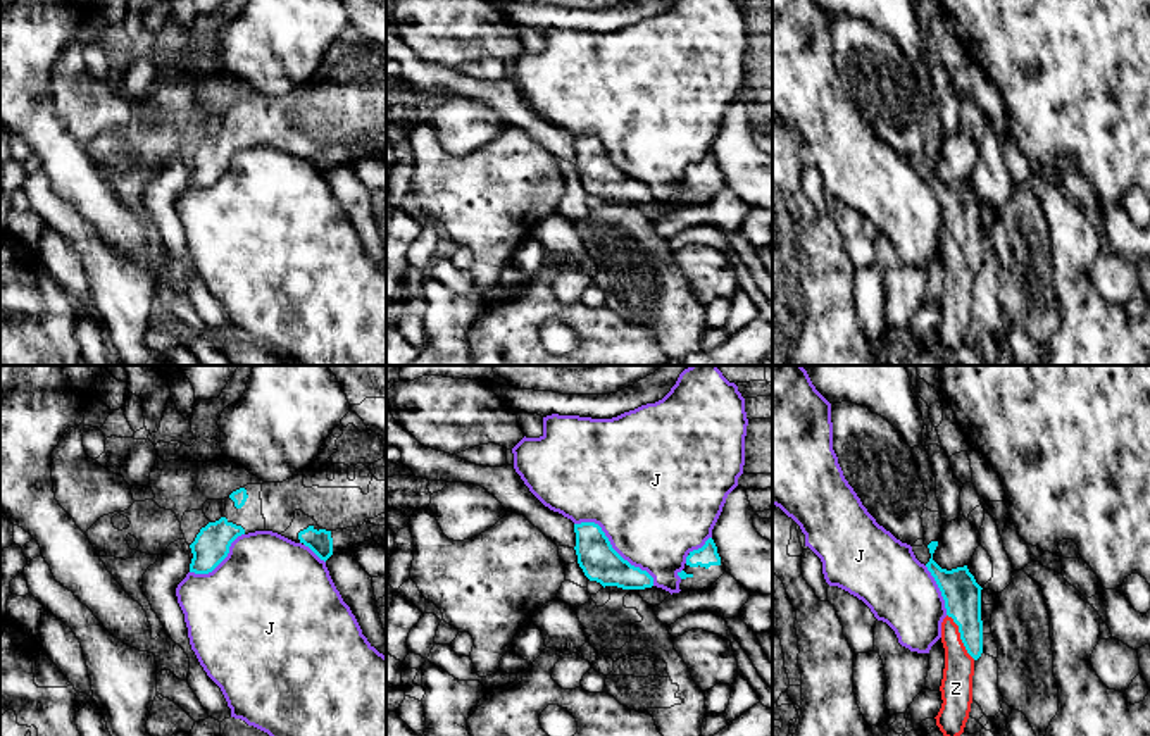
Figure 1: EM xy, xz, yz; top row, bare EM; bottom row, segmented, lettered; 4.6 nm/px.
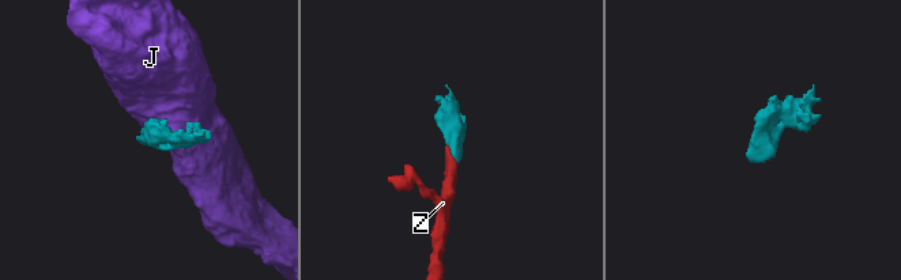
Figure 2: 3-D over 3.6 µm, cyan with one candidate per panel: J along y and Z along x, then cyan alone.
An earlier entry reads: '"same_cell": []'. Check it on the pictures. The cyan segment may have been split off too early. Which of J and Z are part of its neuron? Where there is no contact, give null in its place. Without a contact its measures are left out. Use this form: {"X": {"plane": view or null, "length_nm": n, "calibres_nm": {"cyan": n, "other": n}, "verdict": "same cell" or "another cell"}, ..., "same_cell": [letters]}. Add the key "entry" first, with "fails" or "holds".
{"entry": "fails", "J": {"plane": "xz", "length_nm": 480, "calibres_nm": {"cyan": 180, "other": 480}, "verdict": "another cell"}, "Z": {"plane": "yz", "length_nm": 260, "calibres_nm": {"cyan": 180, "other": 150}, "verdict": "same cell"}, "same_cell": ["Z"]}

